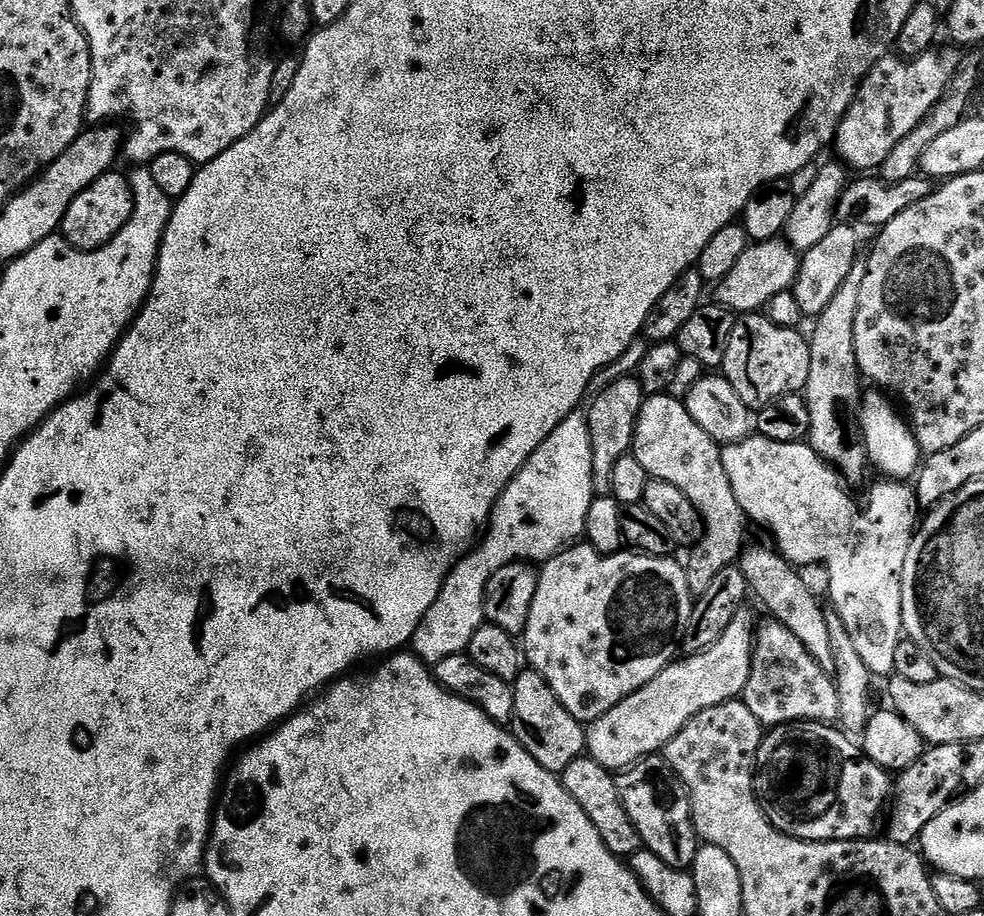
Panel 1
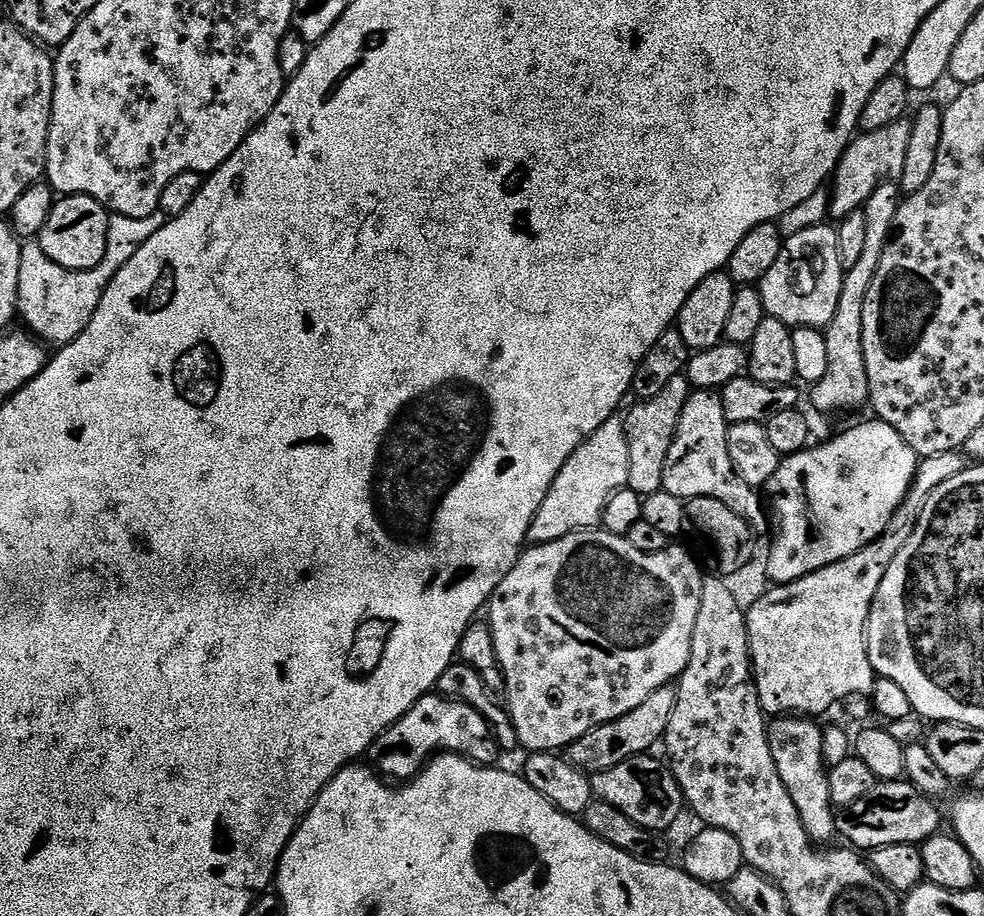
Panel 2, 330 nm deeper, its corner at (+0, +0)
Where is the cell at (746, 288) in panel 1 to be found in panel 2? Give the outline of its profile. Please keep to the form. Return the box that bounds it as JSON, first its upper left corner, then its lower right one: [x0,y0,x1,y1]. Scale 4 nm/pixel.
[758,222,845,329]

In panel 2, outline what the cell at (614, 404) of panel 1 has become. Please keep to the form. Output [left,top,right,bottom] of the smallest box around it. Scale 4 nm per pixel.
[623,374,690,498]

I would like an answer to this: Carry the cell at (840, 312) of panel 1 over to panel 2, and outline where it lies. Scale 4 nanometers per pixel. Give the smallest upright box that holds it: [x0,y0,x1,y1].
[810,182,901,412]

